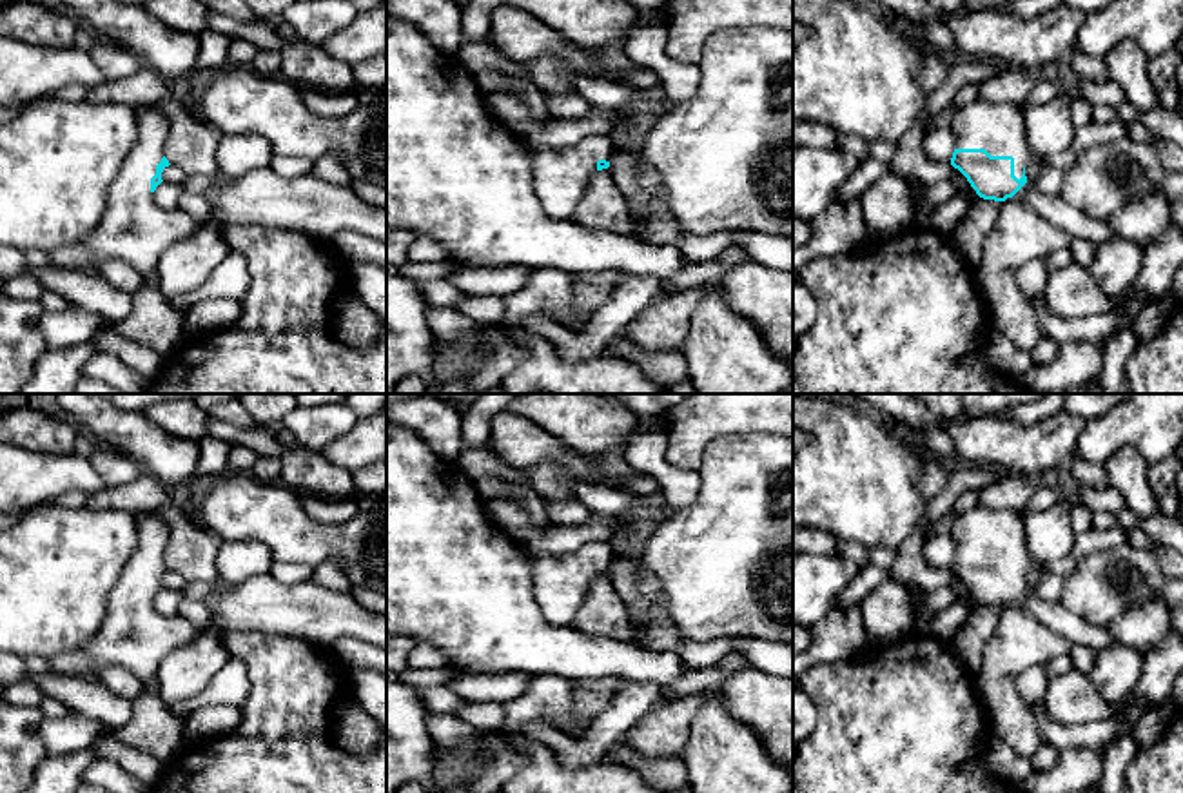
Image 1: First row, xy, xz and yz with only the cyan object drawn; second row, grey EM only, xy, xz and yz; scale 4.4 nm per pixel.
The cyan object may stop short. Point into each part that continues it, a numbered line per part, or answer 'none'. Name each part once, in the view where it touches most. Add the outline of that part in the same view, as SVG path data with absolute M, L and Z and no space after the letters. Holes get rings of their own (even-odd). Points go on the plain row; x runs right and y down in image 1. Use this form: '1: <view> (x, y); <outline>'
1: yz (1000, 536); M974 506L954 519L949 534L954 555L985 555L991 563L1012 563L1018 586L1034 566L1020 512Z

